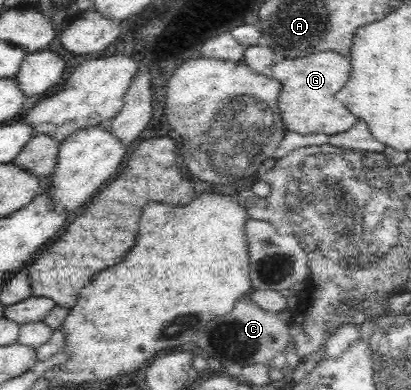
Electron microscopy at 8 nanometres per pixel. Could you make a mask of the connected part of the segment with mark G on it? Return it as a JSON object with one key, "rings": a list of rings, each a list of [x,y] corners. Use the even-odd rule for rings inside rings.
{"rings":[[[333,50],[317,52],[301,58],[286,58],[274,63],[268,73],[282,85],[278,97],[281,117],[288,131],[301,134],[343,132],[357,124],[357,116],[336,98],[349,81],[352,59]]]}

